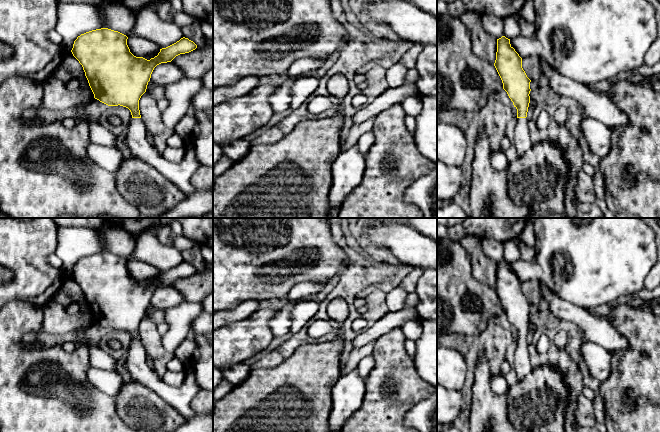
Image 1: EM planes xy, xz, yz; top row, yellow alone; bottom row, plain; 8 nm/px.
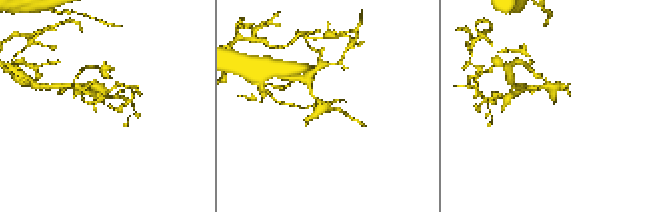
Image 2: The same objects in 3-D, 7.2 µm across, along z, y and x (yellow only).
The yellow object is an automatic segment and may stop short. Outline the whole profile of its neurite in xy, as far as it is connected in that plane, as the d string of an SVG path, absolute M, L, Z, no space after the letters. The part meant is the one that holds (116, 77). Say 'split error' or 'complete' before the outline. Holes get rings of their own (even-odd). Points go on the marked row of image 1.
split error; M96 29L78 36L71 52L82 65L95 99L108 106L120 105L130 110L132 118L123 141L133 156L155 168L186 195L194 193L197 190L190 179L201 164L193 146L186 143L186 153L180 163L167 161L147 140L139 100L157 65L171 62L176 56L195 50L197 45L183 37L147 60L130 52L127 39L118 31Z

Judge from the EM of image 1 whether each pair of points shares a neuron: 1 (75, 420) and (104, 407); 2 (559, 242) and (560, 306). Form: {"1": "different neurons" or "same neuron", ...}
{"1": "same neuron", "2": "different neurons"}

